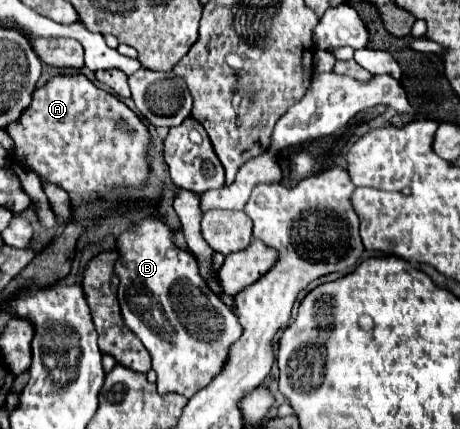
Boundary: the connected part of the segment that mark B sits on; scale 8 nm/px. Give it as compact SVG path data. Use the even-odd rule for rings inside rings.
M150 214L142 218L130 230L118 236L118 260L114 264L114 270L120 280L118 302L122 308L122 320L128 330L132 330L150 352L152 370L158 374L158 392L176 392L186 398L192 398L198 390L208 386L210 380L220 372L228 348L232 342L238 340L238 332L242 332L242 326L238 324L232 308L228 308L202 280L194 254L188 250L180 250L176 242L172 242L172 234L176 234L176 230L168 226L164 216Z

